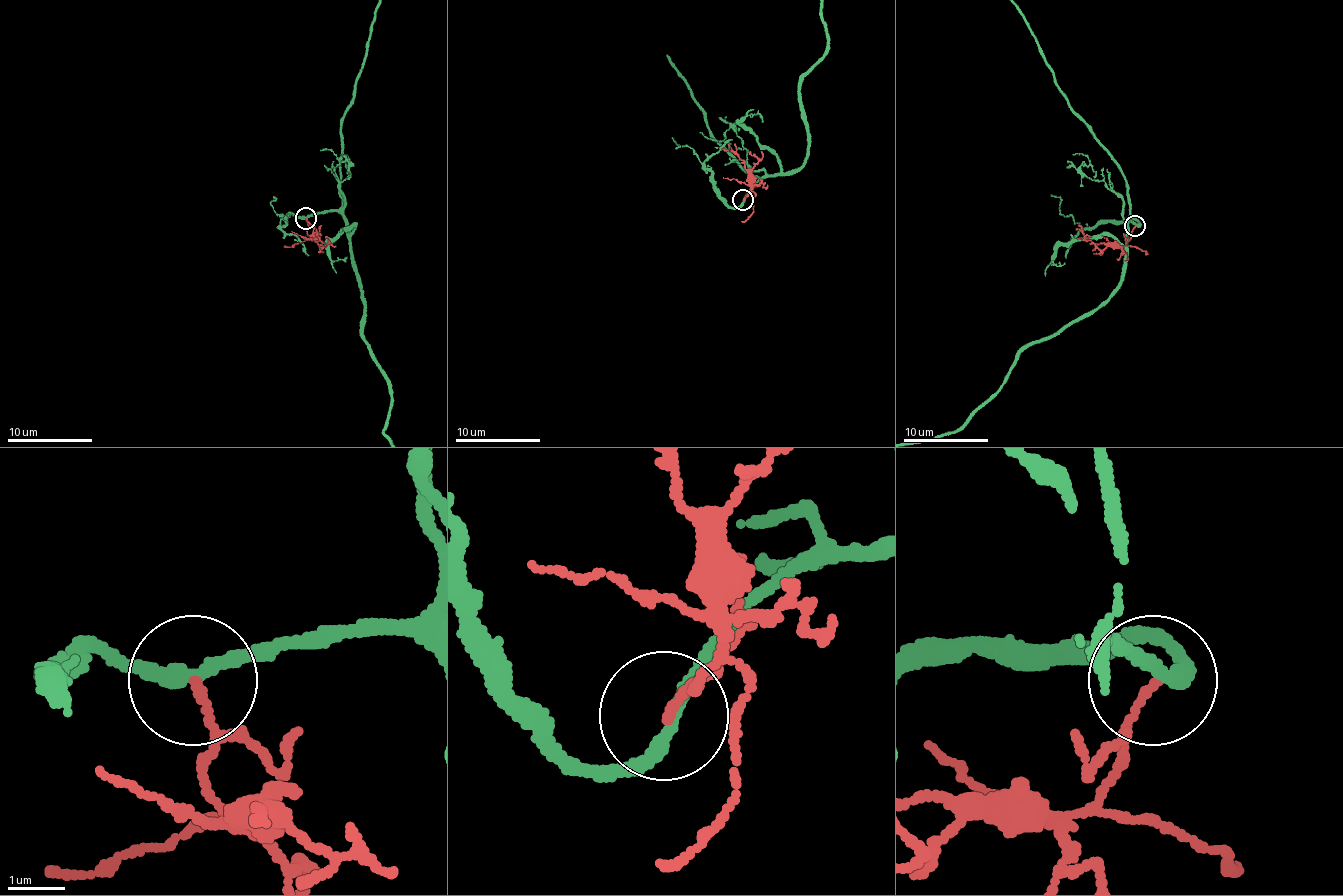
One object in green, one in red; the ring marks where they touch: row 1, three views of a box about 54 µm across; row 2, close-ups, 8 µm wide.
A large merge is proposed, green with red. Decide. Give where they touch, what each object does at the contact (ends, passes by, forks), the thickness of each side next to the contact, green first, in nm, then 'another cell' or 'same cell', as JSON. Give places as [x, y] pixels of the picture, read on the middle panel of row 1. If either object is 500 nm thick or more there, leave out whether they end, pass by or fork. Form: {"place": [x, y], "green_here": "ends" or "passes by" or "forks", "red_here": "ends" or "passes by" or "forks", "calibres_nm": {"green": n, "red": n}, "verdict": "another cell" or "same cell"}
{"place": [742, 199], "green_here": "passes by", "red_here": "ends", "calibres_nm": {"green": 240, "red": 120}, "verdict": "another cell"}

